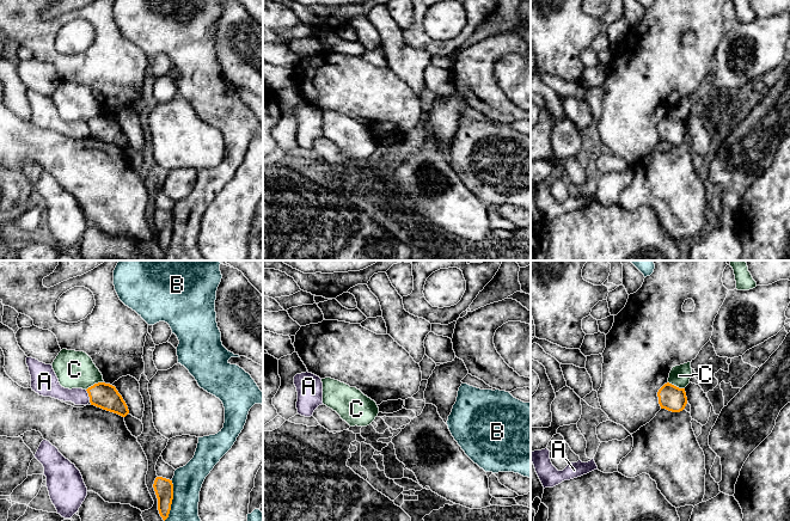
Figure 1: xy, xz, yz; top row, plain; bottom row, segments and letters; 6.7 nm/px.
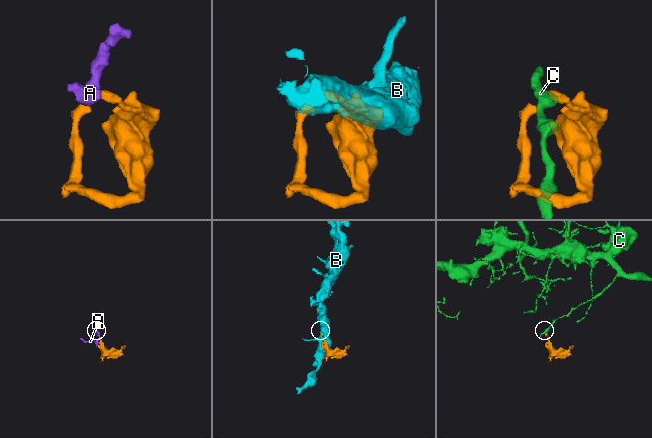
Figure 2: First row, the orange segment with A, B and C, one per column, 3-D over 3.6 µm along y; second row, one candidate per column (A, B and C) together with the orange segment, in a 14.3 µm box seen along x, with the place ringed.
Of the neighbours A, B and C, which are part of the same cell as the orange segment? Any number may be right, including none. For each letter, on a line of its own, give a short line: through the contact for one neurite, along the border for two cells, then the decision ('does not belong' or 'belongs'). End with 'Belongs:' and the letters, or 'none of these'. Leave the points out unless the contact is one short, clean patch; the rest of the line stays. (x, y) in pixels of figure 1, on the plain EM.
A: line xy (85, 122), (90, 134); does not belong
B: does not belong
C: line xy (103, 114), (95, 115), (86, 122); does not belong
Belongs: none of these

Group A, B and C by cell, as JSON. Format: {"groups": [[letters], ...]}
{"groups": [["A"], ["B"], ["C"]]}

